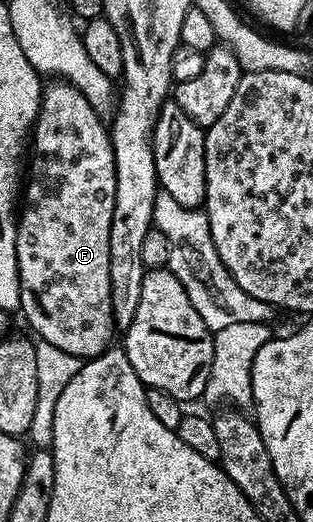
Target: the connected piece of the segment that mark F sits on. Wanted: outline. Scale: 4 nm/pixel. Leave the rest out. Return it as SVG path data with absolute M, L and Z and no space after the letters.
M52 80L43 87L40 95L40 111L36 114L36 125L30 134L30 162L32 158L32 171L26 174L26 198L28 194L28 203L23 203L22 209L18 214L16 223L16 255L18 256L18 276L20 277L20 310L26 321L32 325L31 333L41 342L54 344L54 348L62 348L62 352L70 352L70 356L78 356L81 360L96 358L103 354L105 350L113 345L112 333L118 330L114 316L112 315L112 305L110 304L110 220L114 220L114 192L116 191L116 165L114 164L114 152L112 151L112 136L106 122L103 122L101 115L93 109L92 105L76 88L63 80Z

